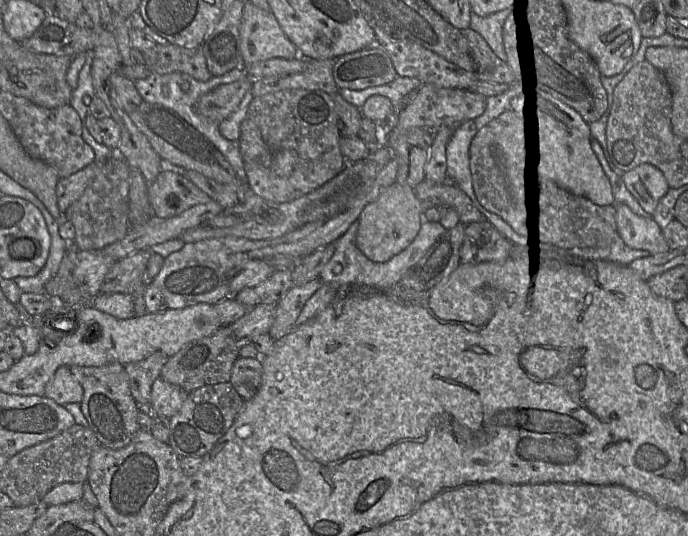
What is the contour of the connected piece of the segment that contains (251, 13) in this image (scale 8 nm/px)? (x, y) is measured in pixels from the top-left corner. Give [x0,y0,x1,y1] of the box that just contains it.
[240,3,300,67]

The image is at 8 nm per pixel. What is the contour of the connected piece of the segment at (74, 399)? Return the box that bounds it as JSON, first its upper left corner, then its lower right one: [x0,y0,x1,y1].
[45,366,83,405]

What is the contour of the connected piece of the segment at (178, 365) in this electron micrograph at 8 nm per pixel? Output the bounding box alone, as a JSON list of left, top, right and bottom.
[160,303,276,394]

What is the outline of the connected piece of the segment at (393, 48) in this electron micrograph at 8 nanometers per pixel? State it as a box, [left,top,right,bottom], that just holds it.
[370,22,482,91]

